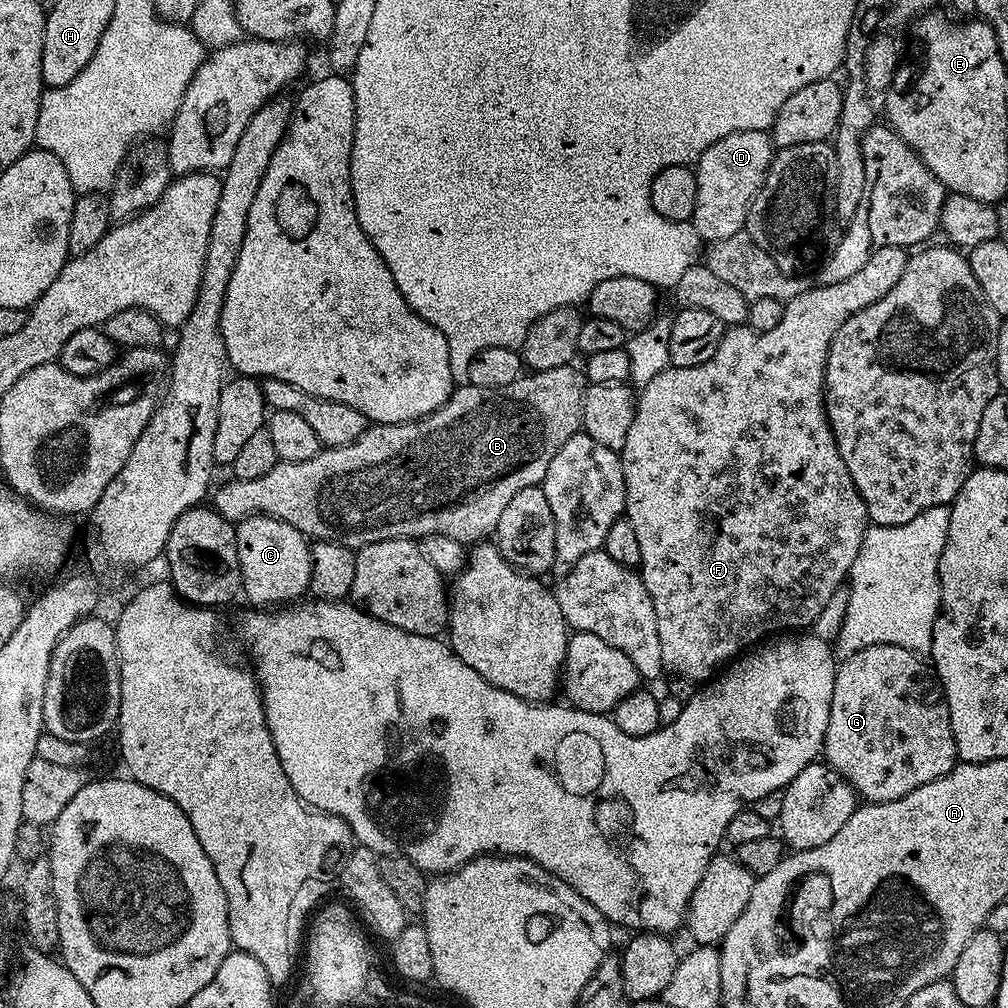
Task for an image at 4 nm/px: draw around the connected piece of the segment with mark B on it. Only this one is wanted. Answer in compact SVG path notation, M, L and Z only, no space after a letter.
M572 364L558 366L554 370L521 374L516 381L508 386L502 386L501 389L479 388L469 383L461 384L437 412L431 412L420 420L411 420L405 424L372 424L365 428L364 433L354 442L337 448L325 447L314 458L306 458L306 462L278 462L274 470L270 470L270 474L262 474L262 478L229 479L229 484L224 484L217 492L215 489L211 493L210 504L218 514L222 514L222 518L233 522L241 521L245 516L273 516L282 522L290 522L290 526L294 526L303 536L313 541L330 540L333 544L341 544L353 550L362 549L370 542L382 542L390 538L419 538L430 534L446 534L446 538L454 538L462 545L472 546L495 533L498 518L502 518L502 510L506 510L510 498L514 498L518 490L543 485L546 470L550 470L550 461L554 459L554 454L562 450L566 438L581 431L584 423L582 406L585 387L586 377L583 371Z

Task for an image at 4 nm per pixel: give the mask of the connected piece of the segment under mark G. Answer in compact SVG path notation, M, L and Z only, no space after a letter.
M875 644L845 655L834 678L834 698L830 702L830 722L822 749L829 768L840 775L861 801L881 804L902 798L926 782L934 782L958 763L954 734L950 730L944 689L923 655L893 644Z

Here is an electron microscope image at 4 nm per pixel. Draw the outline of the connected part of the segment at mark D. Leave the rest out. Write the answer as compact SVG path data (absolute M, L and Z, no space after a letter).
M742 130L718 138L695 161L694 171L698 182L698 202L690 223L696 227L701 241L711 242L730 238L746 228L748 207L764 184L768 167L772 164L774 145L768 132Z

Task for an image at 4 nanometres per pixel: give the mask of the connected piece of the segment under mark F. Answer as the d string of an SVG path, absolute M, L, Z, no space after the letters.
M902 248L878 250L870 262L858 270L858 274L851 275L844 282L834 282L834 286L809 286L804 293L787 301L782 322L778 322L774 330L756 332L747 326L729 327L722 342L718 342L718 350L714 350L714 358L710 358L710 362L689 368L668 366L639 389L634 422L630 422L626 446L619 452L626 486L624 511L638 537L638 550L642 550L638 571L650 594L650 602L654 602L654 618L658 618L658 642L662 646L665 673L673 672L680 676L676 678L684 682L711 681L717 669L739 657L745 650L759 645L765 638L789 630L811 629L818 614L822 614L822 609L826 607L826 602L830 602L834 590L841 588L849 579L852 563L854 558L858 558L858 550L870 521L866 506L850 478L850 470L846 470L846 462L842 462L838 454L836 439L828 425L828 412L824 409L824 371L836 332L842 330L845 322L858 314L858 310L866 310L866 306L878 302L890 294L890 290L894 290L898 278L902 278L908 257L909 253Z

